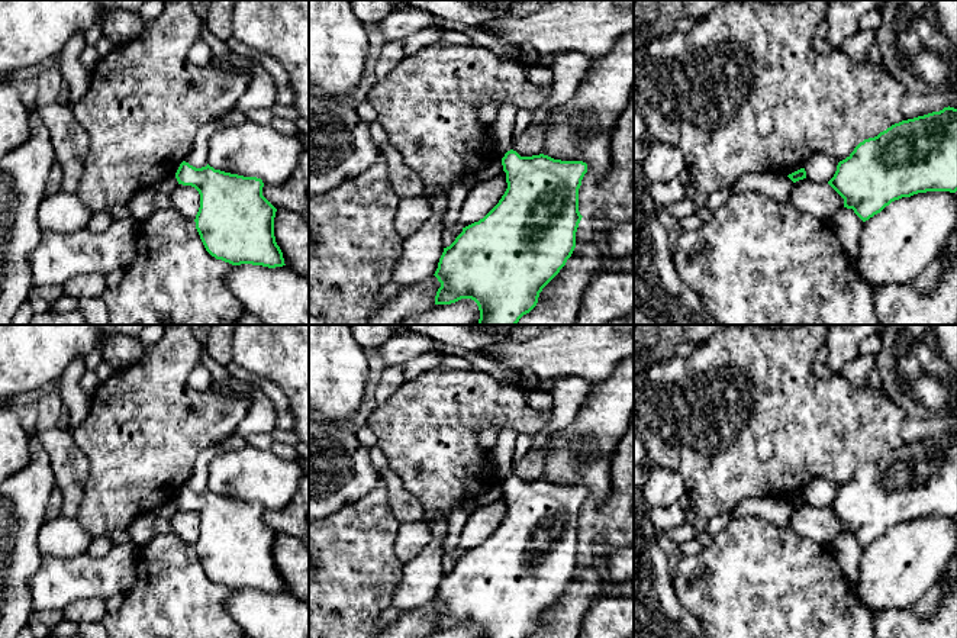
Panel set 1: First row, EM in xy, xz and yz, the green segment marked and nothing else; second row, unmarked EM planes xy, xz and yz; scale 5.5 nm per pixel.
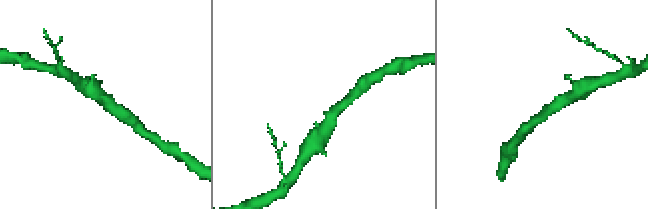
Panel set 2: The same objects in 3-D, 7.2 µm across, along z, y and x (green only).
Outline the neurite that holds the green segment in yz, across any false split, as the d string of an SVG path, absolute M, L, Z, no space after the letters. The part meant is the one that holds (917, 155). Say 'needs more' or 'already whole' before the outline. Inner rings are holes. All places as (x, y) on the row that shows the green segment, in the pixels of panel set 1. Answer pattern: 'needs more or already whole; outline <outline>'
already whole; outline M944 107L914 119L902 120L864 139L838 162L828 184L863 220L880 213L892 202L927 191L957 191L957 109Z

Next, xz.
already whole; outline M510 149L502 158L508 188L499 203L478 222L465 228L455 241L444 248L435 277L441 287L435 304L451 304L471 299L480 310L478 325L516 325L538 303L542 289L560 273L576 248L576 232L581 220L579 188L587 173L583 161L561 161L539 154L521 157Z

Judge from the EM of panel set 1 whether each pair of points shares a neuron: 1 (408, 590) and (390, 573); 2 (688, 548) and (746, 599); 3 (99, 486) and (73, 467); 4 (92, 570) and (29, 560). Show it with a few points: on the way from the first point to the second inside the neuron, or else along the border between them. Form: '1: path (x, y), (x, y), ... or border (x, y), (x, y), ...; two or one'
1: border (405, 563), (390, 603); two
2: border (705, 547), (695, 554), (683, 556); two
3: border (77, 447), (87, 460), (87, 480), (80, 512); two
4: border (42, 557), (41, 566), (29, 580), (29, 593); two

